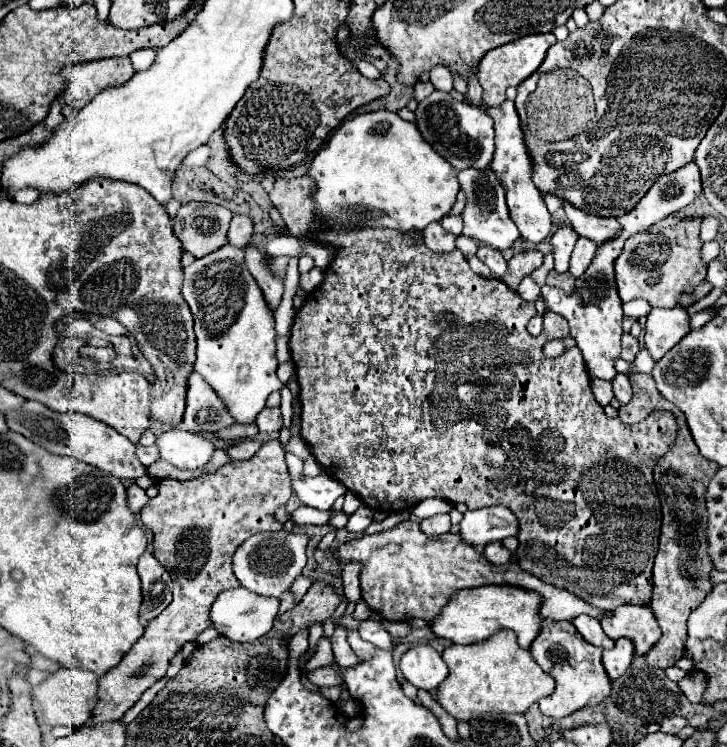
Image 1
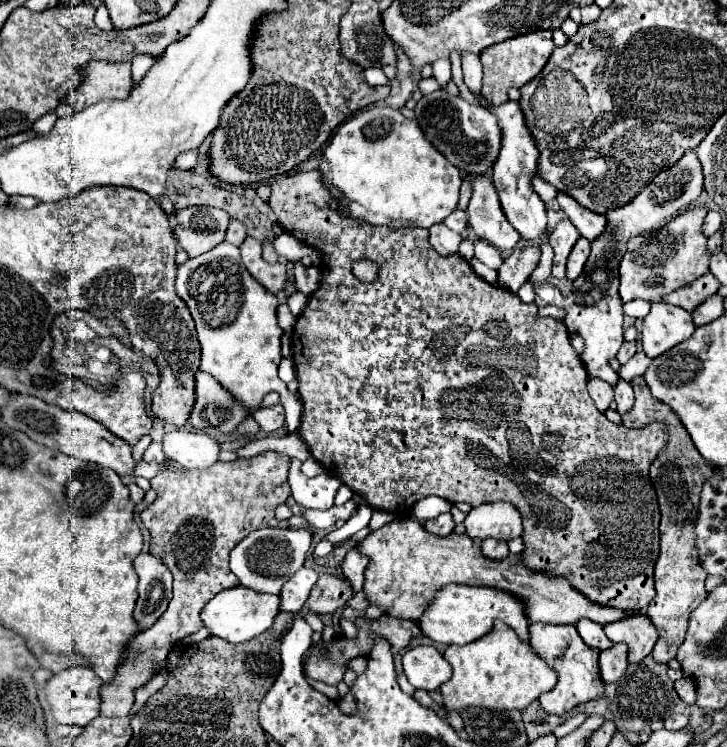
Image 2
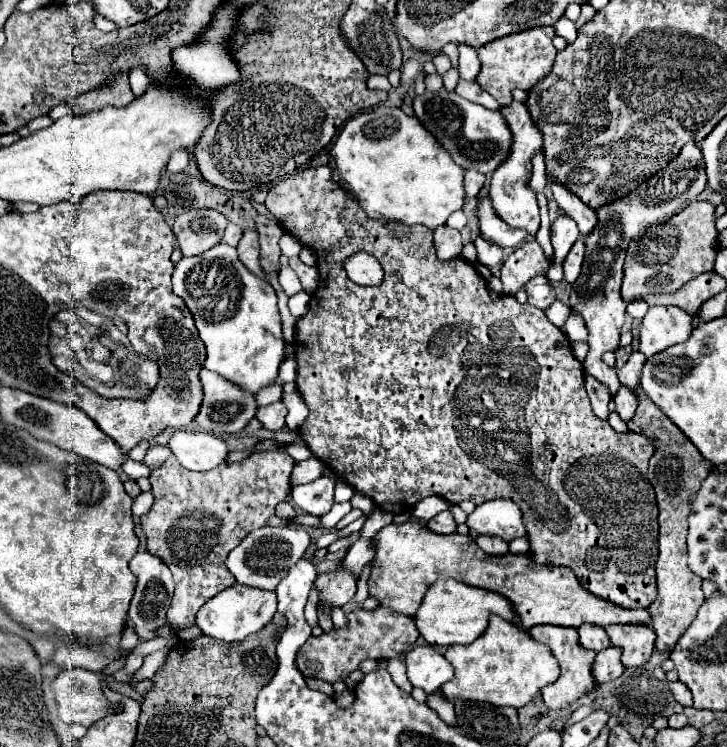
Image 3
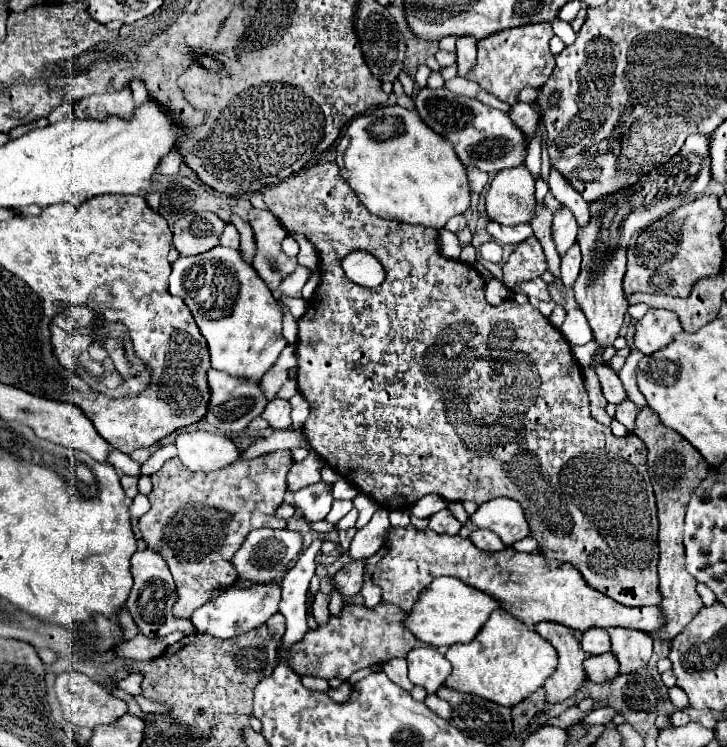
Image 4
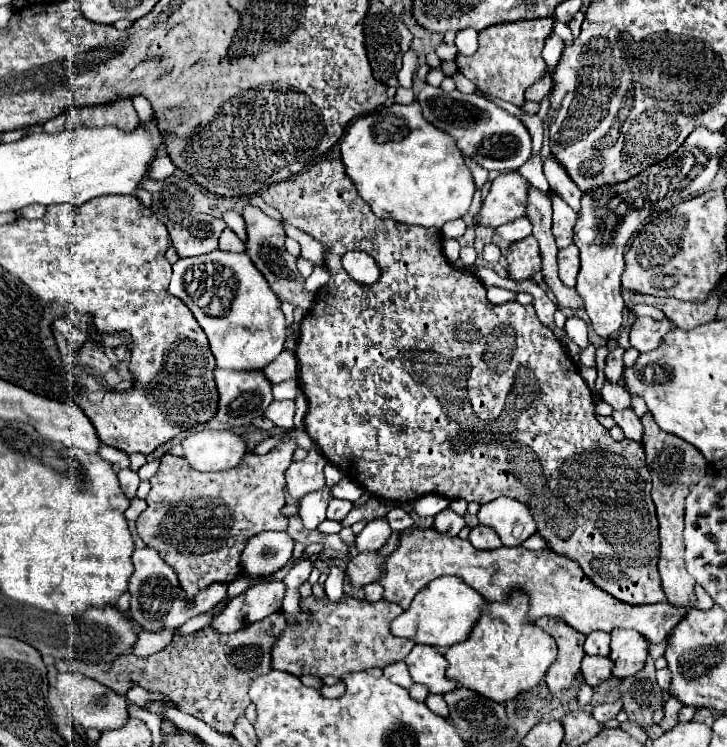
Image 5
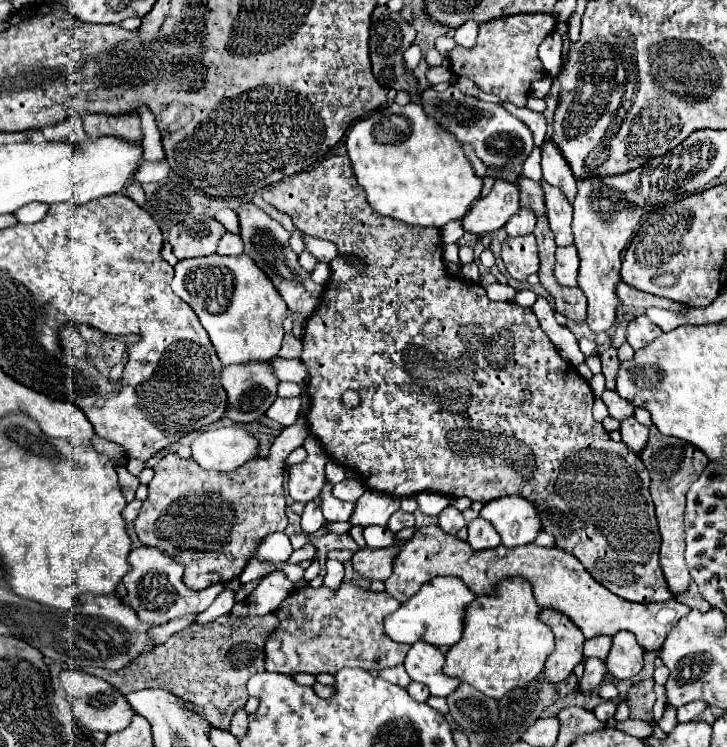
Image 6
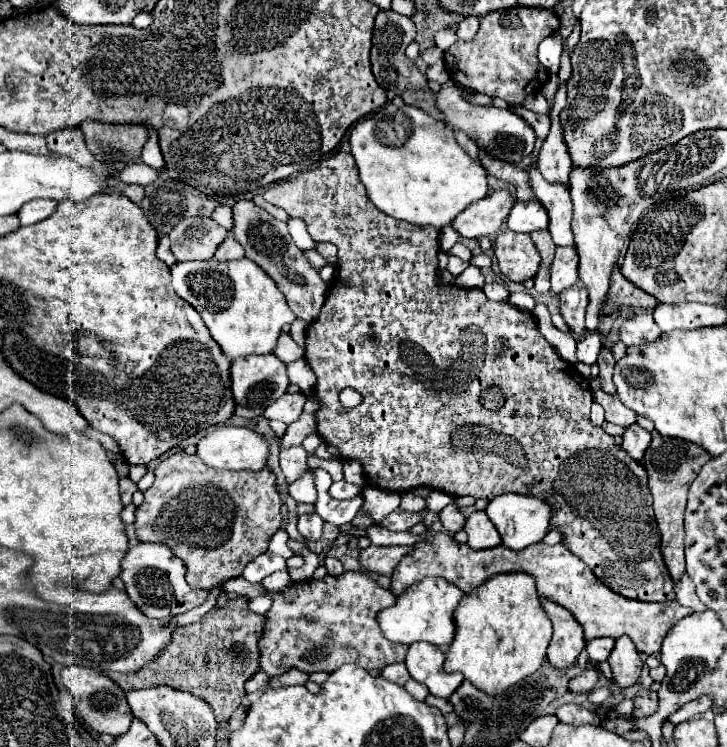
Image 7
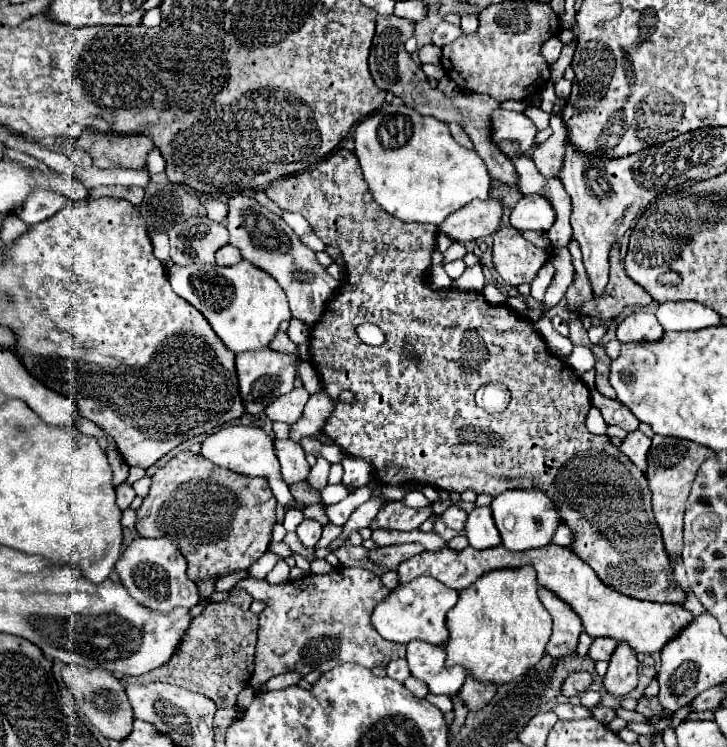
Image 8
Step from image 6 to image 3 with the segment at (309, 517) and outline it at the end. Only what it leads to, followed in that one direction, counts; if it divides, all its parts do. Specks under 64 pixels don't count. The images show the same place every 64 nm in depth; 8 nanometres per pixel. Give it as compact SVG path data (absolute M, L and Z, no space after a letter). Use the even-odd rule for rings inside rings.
M320 476L318 480L308 482L308 484L296 484L296 486L292 486L292 500L304 512L308 512L312 516L322 516L334 504L336 482L338 482L336 478Z

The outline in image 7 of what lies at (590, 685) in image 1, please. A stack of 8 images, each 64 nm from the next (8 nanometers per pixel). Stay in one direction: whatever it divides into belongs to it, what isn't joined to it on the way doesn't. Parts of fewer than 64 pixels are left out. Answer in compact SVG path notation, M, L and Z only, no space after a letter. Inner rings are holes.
M542 600L542 608L554 626L554 636L546 652L546 660L558 670L574 666L580 652L584 650L584 636L580 624L576 624L574 616L558 604Z

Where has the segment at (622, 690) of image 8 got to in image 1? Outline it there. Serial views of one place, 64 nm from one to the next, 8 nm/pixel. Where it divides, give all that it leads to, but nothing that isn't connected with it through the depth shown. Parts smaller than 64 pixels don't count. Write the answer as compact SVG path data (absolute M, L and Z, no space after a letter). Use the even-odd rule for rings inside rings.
M620 604L600 620L604 632L612 638L630 638L636 656L646 654L662 636L656 616L648 604Z

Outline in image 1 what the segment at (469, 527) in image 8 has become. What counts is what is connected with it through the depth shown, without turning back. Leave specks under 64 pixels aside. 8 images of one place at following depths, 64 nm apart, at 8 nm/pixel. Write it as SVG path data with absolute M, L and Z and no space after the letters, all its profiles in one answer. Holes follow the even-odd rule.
M492 542L484 548L484 556L486 560L490 560L492 564L498 564L498 566L504 566L504 564L510 564L512 562L512 552L506 550L502 546L502 542Z

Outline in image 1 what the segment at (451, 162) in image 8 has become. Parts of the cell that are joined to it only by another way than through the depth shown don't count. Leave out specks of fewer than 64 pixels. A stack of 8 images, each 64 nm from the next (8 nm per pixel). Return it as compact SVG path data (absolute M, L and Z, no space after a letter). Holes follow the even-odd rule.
M388 110L356 114L342 122L324 142L324 148L314 154L308 176L314 180L310 200L316 206L316 222L326 232L354 228L392 228L400 232L422 230L450 212L460 188L454 168L436 154L424 138L420 138L416 124L410 124Z

